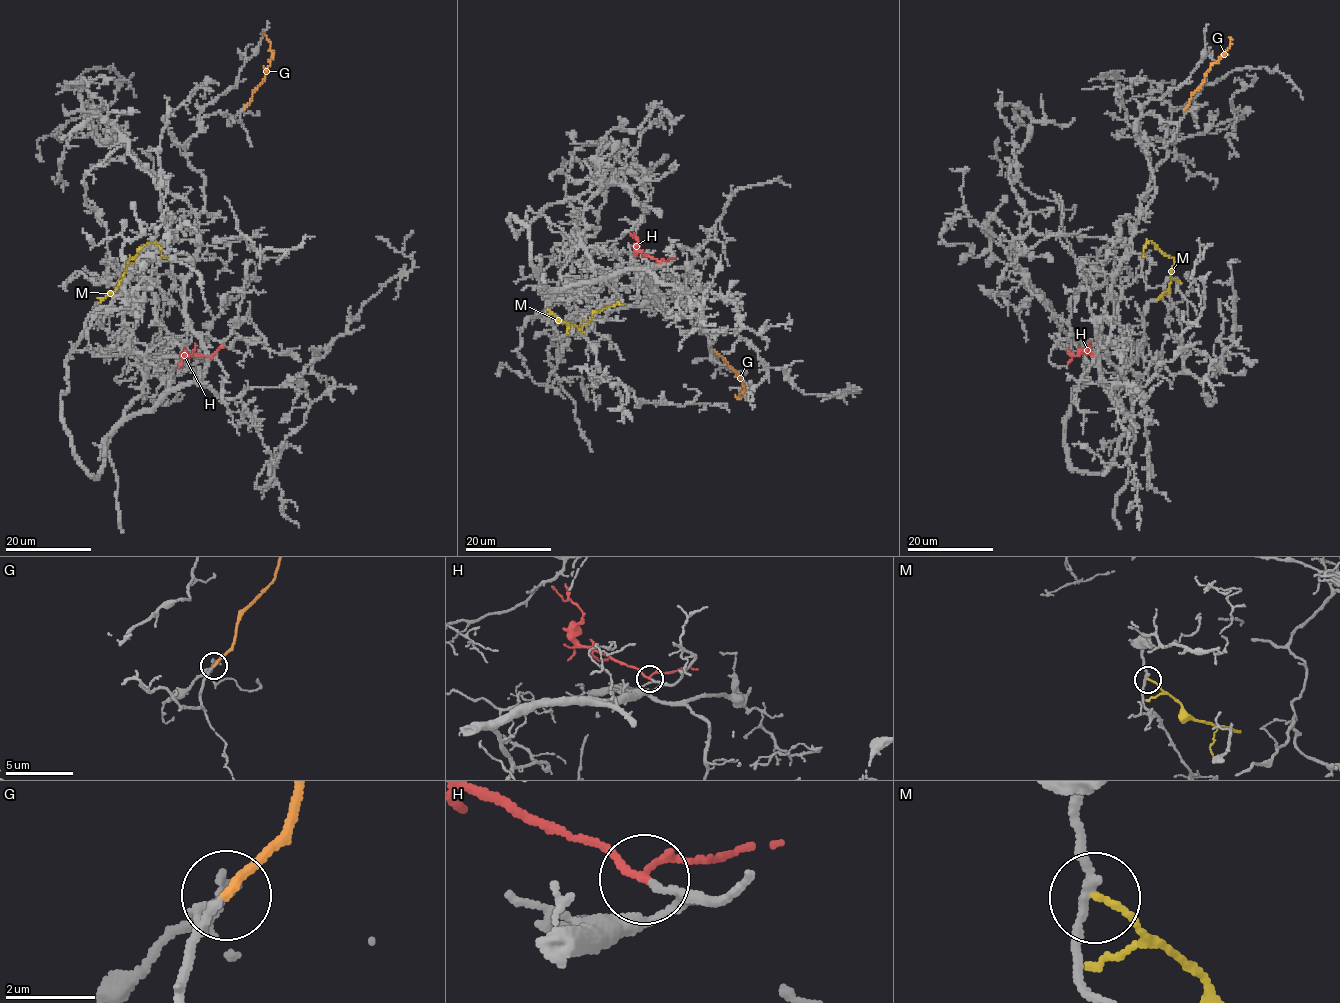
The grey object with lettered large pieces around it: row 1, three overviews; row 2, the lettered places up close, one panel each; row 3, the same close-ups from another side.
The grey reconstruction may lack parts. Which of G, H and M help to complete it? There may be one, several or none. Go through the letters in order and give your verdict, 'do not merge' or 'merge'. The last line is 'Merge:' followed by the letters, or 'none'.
G: merge
H: merge
M: do not merge
Merge: G, H

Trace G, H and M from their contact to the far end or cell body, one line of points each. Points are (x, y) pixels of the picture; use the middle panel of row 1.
G: (714, 350), (742, 381), (742, 396), (734, 395)
H: (660, 262), (637, 250), (639, 242), (629, 232)
M: (547, 309), (564, 323), (580, 328), (594, 313), (617, 303), (623, 305)

